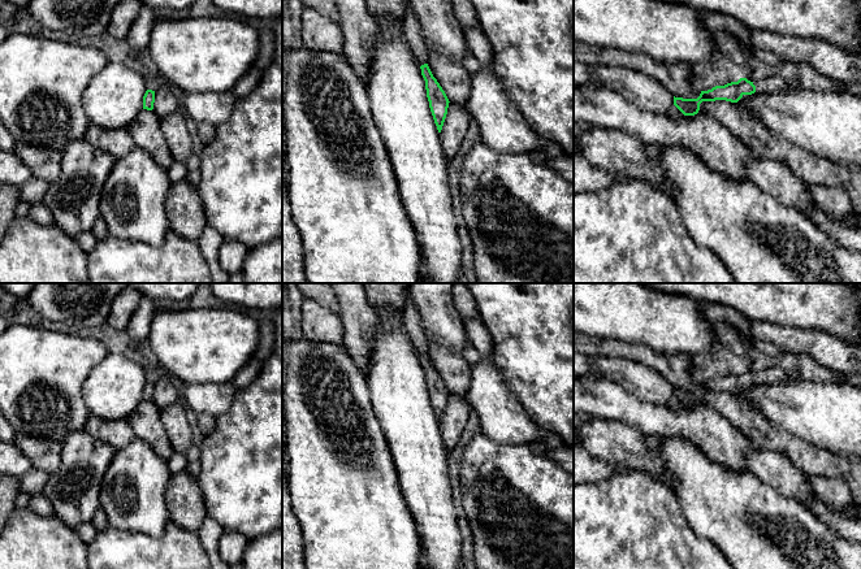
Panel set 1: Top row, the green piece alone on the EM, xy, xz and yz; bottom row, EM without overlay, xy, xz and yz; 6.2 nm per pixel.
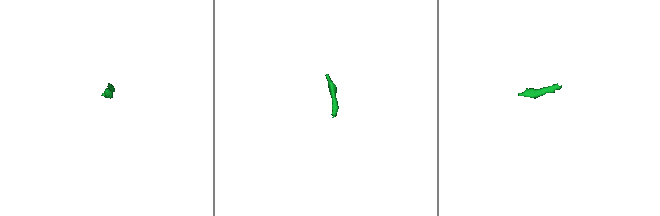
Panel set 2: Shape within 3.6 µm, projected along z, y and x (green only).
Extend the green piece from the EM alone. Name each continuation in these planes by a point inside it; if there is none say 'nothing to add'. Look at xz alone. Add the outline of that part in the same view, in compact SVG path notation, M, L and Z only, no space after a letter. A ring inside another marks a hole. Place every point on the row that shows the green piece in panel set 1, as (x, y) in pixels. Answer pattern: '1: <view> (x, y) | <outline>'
1: xz (412, 31) | M410 0L406 1L406 16L403 22L404 36L419 61L420 66L428 62L428 48L424 43L423 32Z

